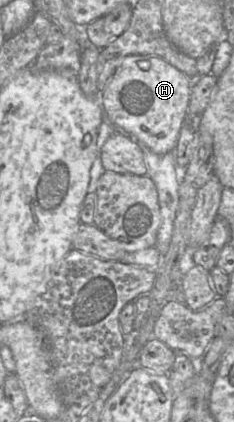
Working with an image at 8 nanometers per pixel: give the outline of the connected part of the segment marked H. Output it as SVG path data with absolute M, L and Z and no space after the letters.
M129 55L118 65L99 94L108 122L155 154L174 151L180 129L188 116L193 81L157 56Z

